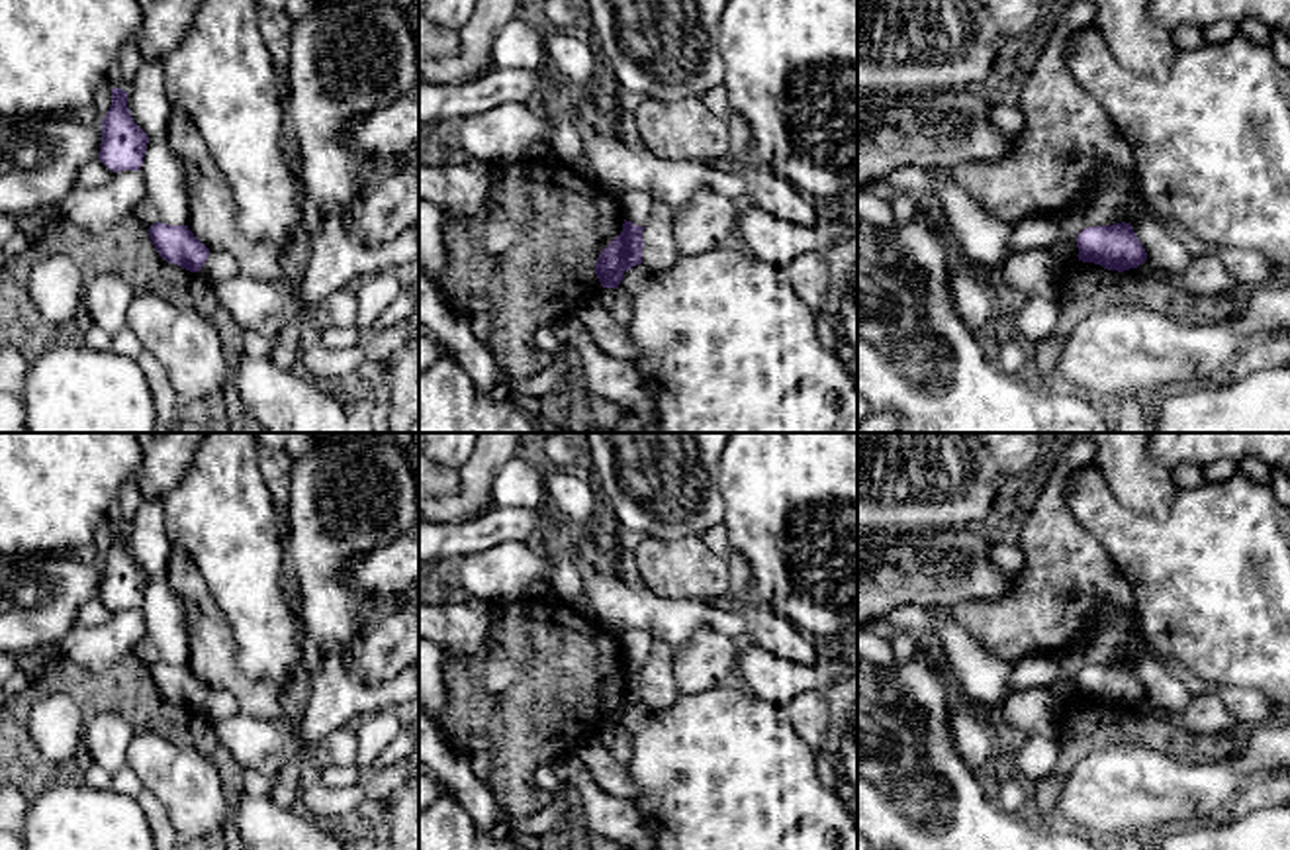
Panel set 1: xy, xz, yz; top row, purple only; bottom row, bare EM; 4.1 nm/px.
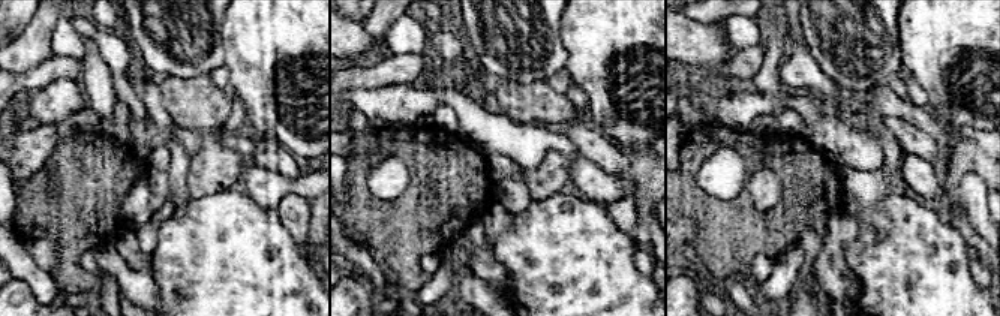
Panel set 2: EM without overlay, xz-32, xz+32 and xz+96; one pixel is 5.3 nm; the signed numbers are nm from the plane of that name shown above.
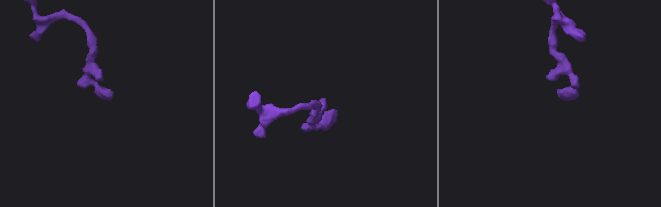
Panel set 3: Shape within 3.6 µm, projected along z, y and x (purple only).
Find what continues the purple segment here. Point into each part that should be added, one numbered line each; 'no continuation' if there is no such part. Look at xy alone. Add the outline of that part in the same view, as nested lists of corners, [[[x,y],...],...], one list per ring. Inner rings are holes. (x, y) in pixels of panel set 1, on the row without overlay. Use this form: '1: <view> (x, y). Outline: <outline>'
no continuation

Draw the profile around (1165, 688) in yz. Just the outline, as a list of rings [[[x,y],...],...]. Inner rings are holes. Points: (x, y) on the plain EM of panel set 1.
[[[1139,654],[1135,658],[1128,658],[1126,662],[1133,666],[1135,676],[1147,691],[1147,699],[1157,707],[1182,711],[1194,695],[1188,682],[1163,660]]]

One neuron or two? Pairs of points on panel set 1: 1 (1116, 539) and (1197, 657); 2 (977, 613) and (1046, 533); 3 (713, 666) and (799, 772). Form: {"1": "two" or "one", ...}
{"1": "one", "2": "one", "3": "two"}

